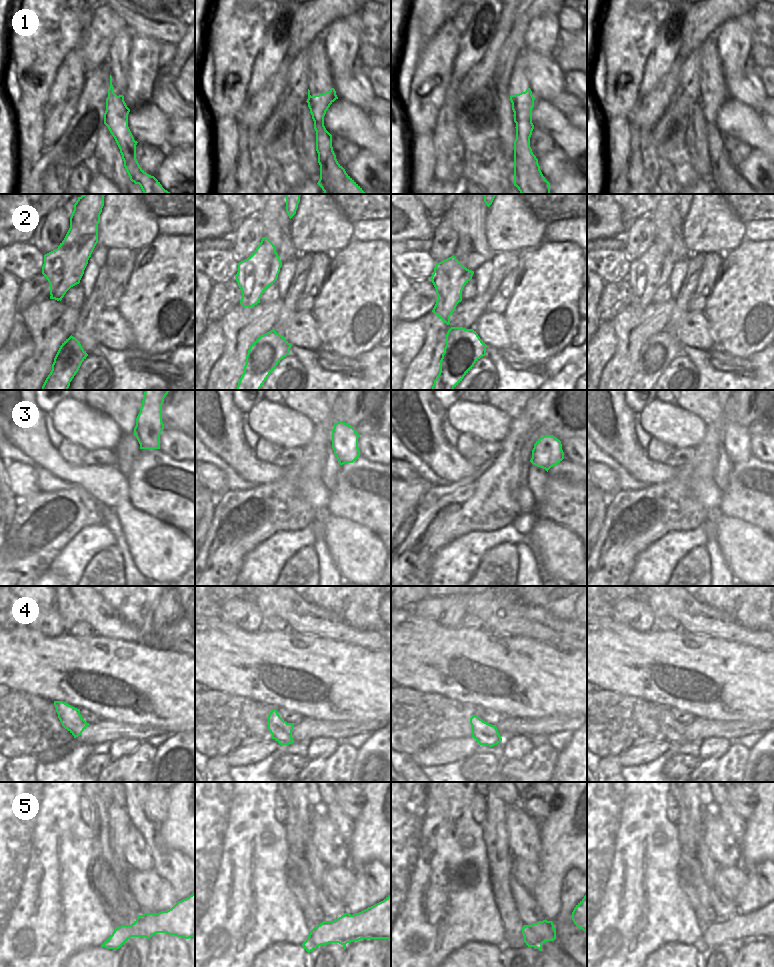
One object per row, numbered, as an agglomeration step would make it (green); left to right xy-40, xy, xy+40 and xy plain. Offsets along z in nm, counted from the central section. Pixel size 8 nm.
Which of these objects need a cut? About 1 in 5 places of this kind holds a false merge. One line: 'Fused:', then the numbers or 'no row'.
Fused: 1

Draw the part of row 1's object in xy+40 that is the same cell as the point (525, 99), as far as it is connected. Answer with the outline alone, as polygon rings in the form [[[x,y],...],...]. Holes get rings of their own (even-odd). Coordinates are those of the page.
[[[527,88],[525,92],[515,94],[515,97],[518,101],[518,127],[522,139],[522,153],[527,154],[529,151],[532,152],[530,137],[534,129],[532,123],[532,109],[534,107],[535,98],[530,88]]]

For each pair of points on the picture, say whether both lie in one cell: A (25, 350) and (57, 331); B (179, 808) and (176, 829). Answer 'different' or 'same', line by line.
A: different
B: same

